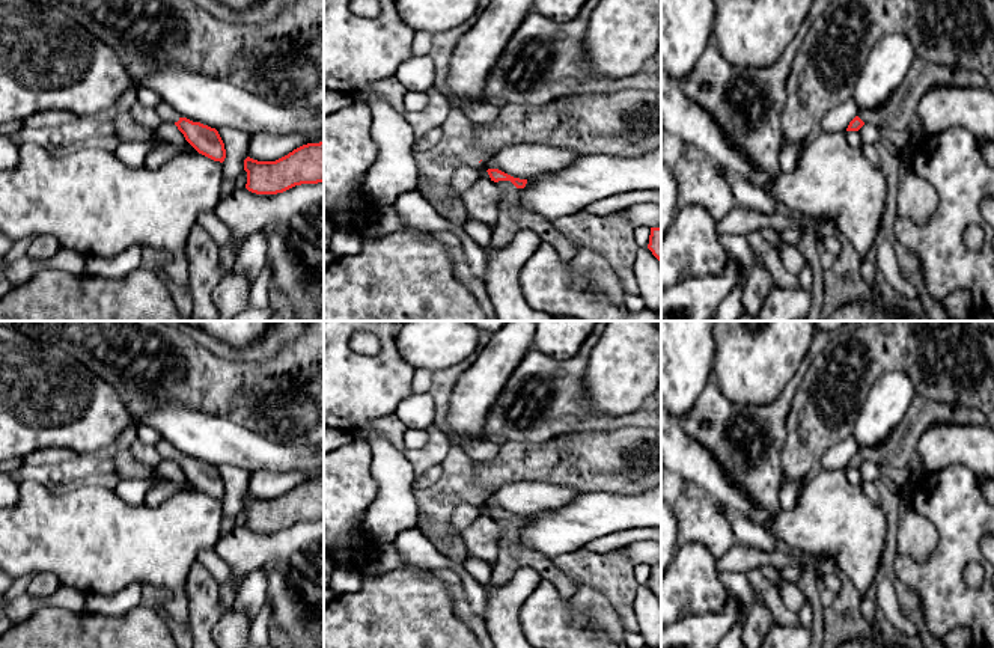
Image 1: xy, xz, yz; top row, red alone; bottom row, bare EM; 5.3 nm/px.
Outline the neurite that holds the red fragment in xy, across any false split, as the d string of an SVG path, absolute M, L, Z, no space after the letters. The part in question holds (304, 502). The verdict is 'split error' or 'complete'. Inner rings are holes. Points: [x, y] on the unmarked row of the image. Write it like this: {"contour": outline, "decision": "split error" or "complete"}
{"contour": "M324 479L303 482L276 499L244 497L245 526L277 532L295 523L324 520Z", "decision": "complete"}

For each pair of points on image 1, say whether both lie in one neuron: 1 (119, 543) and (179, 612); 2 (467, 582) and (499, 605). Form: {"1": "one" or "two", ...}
{"1": "one", "2": "two"}

